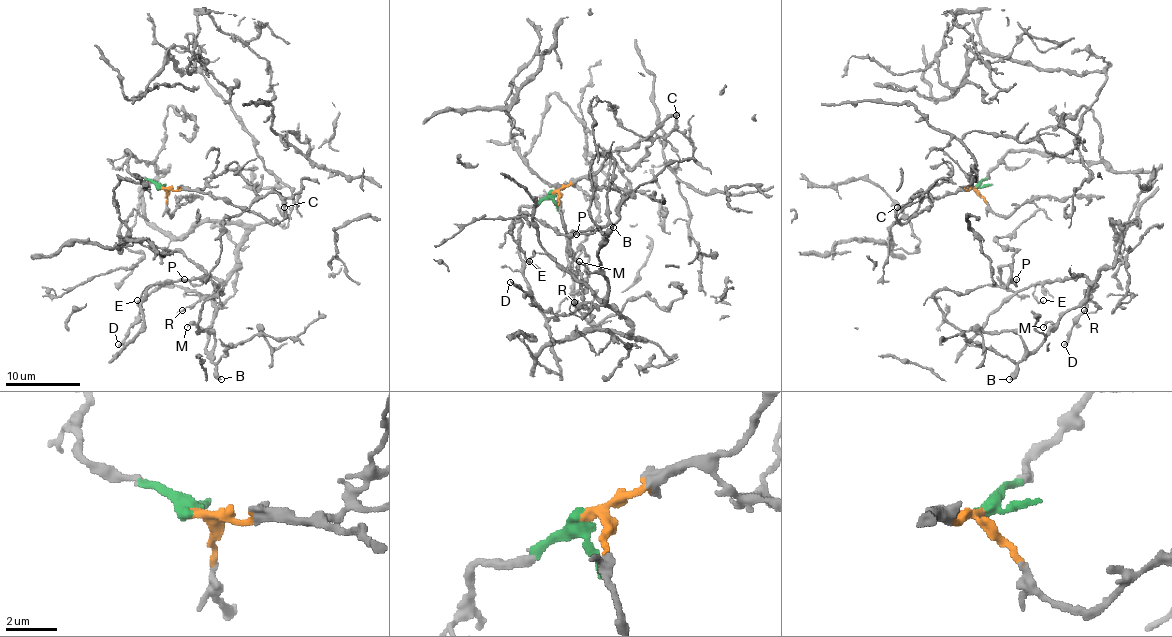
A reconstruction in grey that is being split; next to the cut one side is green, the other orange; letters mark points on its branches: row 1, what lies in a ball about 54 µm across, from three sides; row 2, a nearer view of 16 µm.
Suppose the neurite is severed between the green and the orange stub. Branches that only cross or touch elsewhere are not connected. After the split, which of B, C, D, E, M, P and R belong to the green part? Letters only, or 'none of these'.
B, D, E, M, P, R

